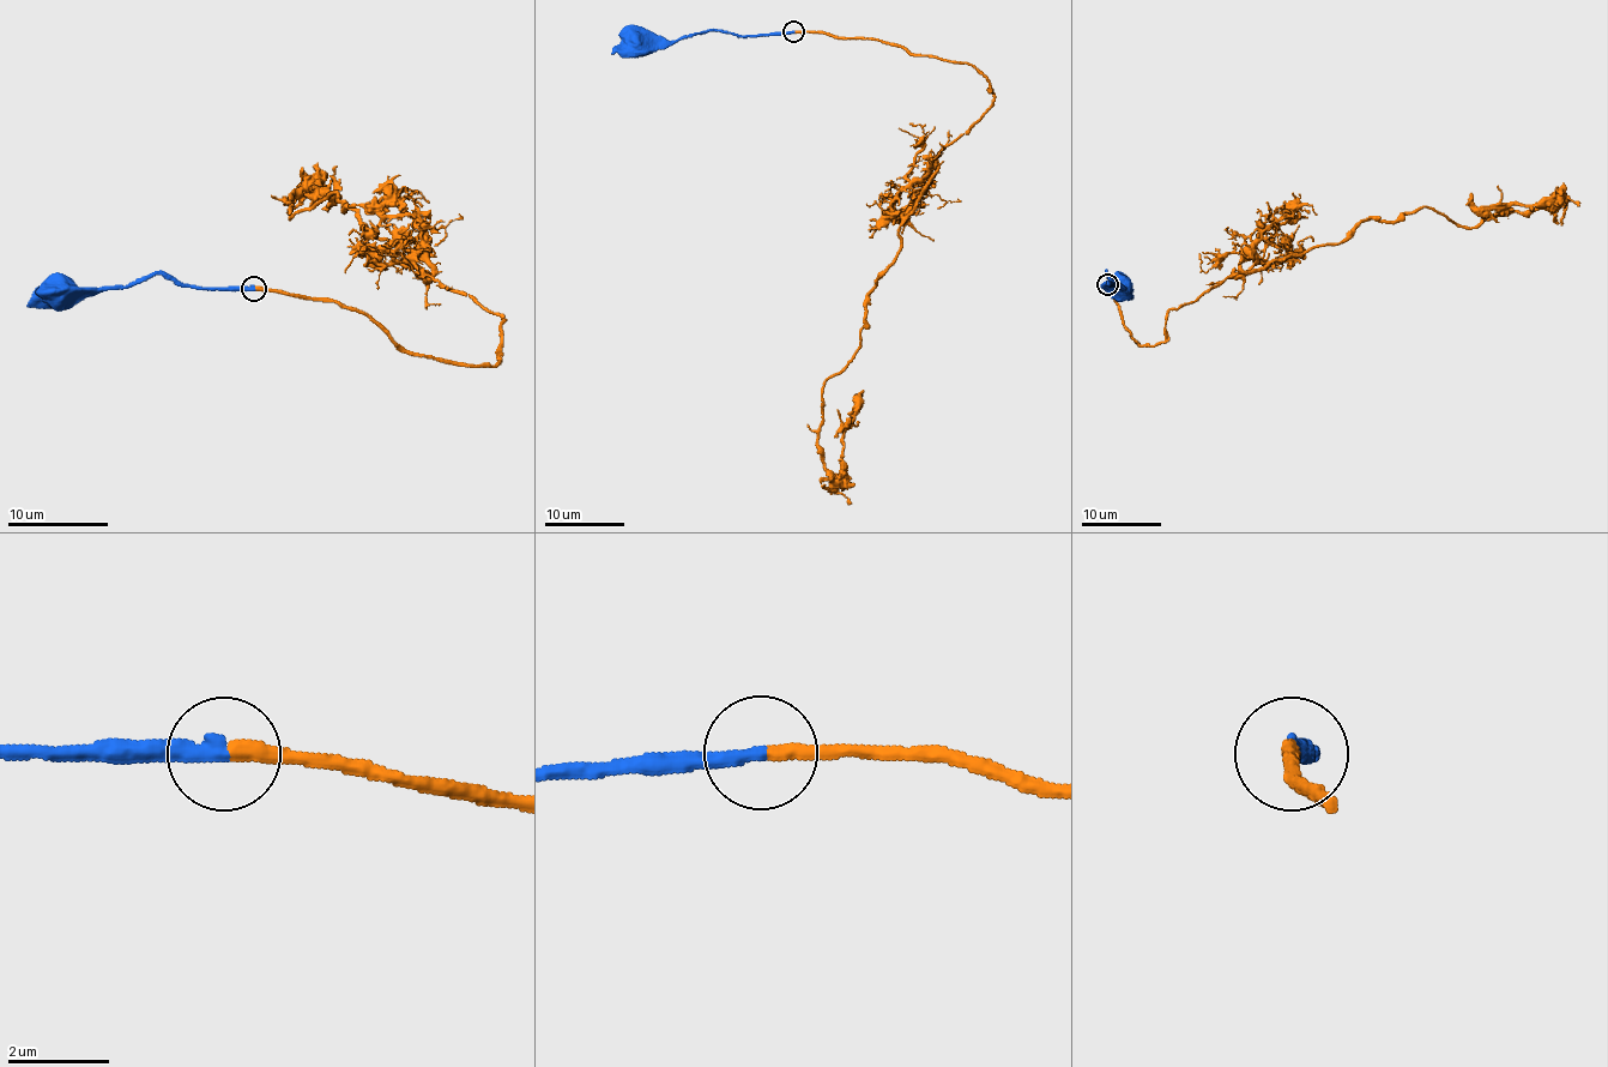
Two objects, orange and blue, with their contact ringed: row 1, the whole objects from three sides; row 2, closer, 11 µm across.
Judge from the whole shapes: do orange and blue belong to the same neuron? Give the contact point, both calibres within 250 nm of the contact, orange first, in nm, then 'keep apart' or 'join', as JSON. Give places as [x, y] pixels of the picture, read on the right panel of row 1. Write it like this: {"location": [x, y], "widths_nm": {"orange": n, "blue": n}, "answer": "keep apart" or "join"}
{"location": [1107, 284], "widths_nm": {"orange": 320, "blue": 320}, "answer": "join"}

